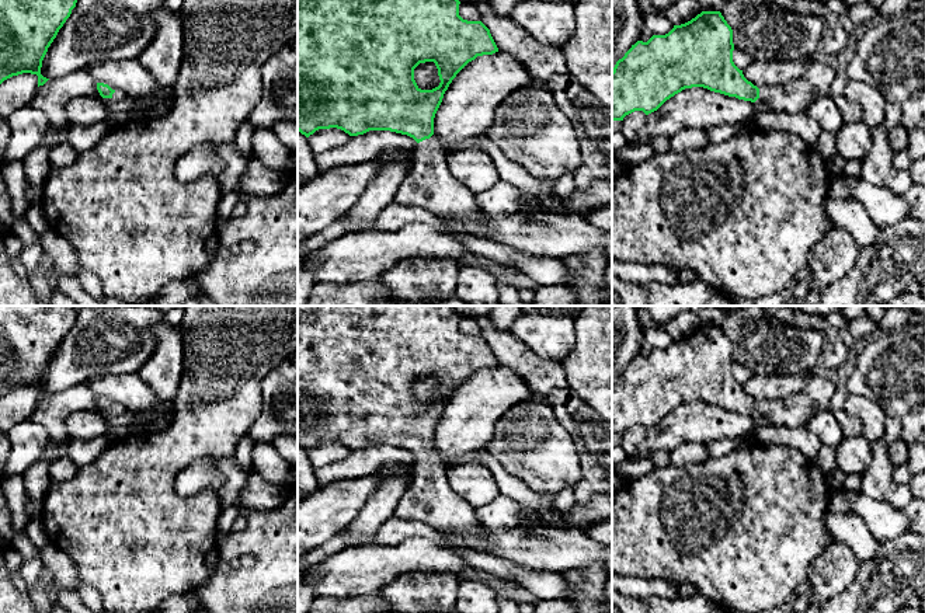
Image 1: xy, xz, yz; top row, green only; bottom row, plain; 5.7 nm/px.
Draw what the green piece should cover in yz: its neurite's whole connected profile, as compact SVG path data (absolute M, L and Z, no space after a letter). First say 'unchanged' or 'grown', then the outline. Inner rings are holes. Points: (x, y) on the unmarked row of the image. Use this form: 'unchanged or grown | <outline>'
grown | M702 325L691 335L674 339L665 349L653 349L647 356L637 355L612 384L612 435L623 435L634 425L648 429L675 408L692 401L751 417L761 412L771 425L800 428L807 426L814 414L830 410L837 391L834 382L810 373L806 387L799 393L758 403L734 379L733 365L733 344L720 325Z

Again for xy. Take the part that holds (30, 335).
unchanged | M0 306L0 398L22 387L36 389L38 401L49 394L41 389L42 375L76 317L70 306Z

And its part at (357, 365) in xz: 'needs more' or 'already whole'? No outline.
needs more

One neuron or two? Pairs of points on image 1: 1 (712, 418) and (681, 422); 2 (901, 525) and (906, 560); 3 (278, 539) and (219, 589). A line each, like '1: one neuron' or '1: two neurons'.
1: one neuron
2: two neurons
3: one neuron

